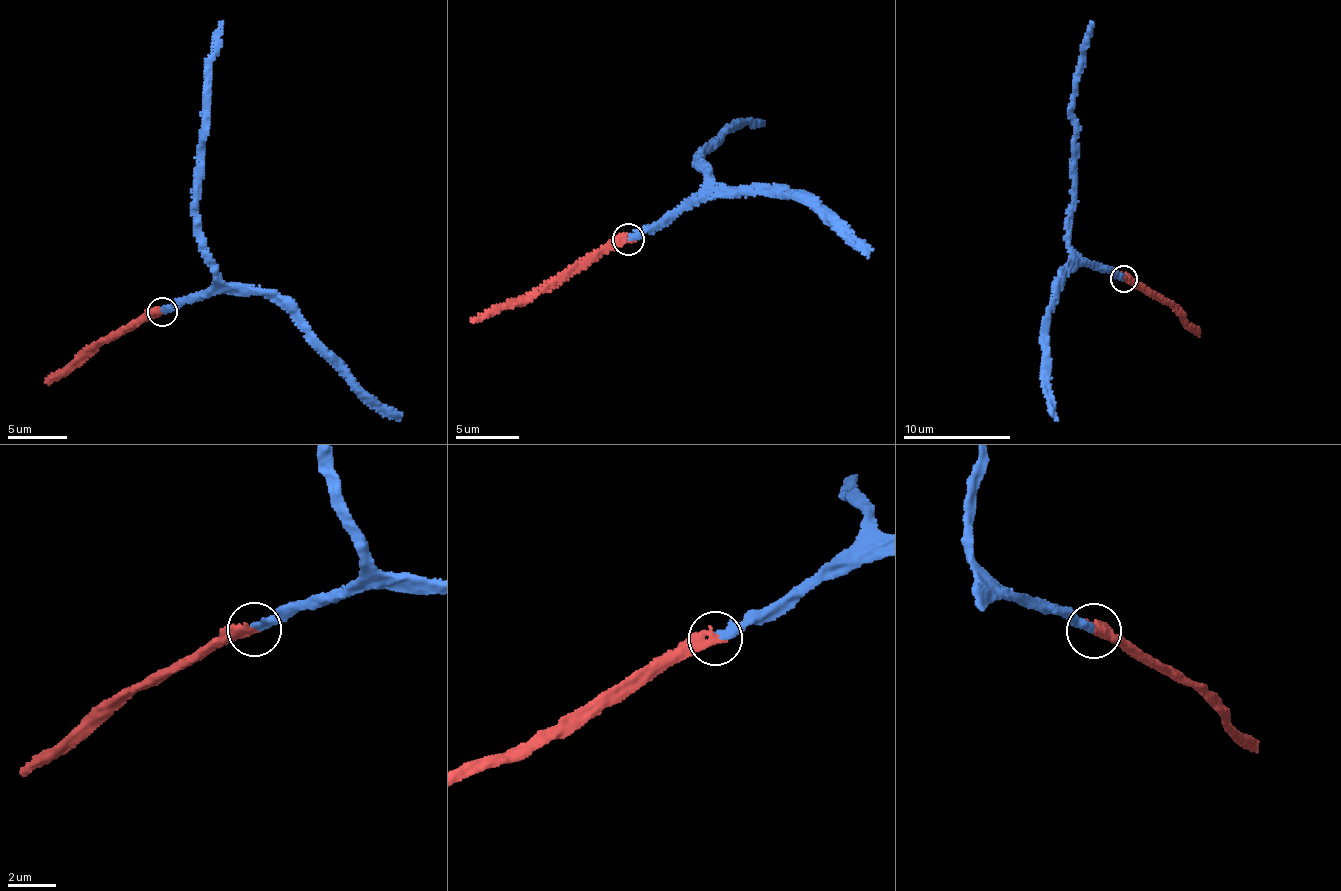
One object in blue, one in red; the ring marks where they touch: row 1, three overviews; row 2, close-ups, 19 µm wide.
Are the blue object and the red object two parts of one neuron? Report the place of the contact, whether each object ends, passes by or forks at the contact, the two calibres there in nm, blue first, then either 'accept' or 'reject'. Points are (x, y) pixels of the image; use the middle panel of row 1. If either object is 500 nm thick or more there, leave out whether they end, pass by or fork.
(628, 239) | blue ends | red ends | 320/440 nm | accept

